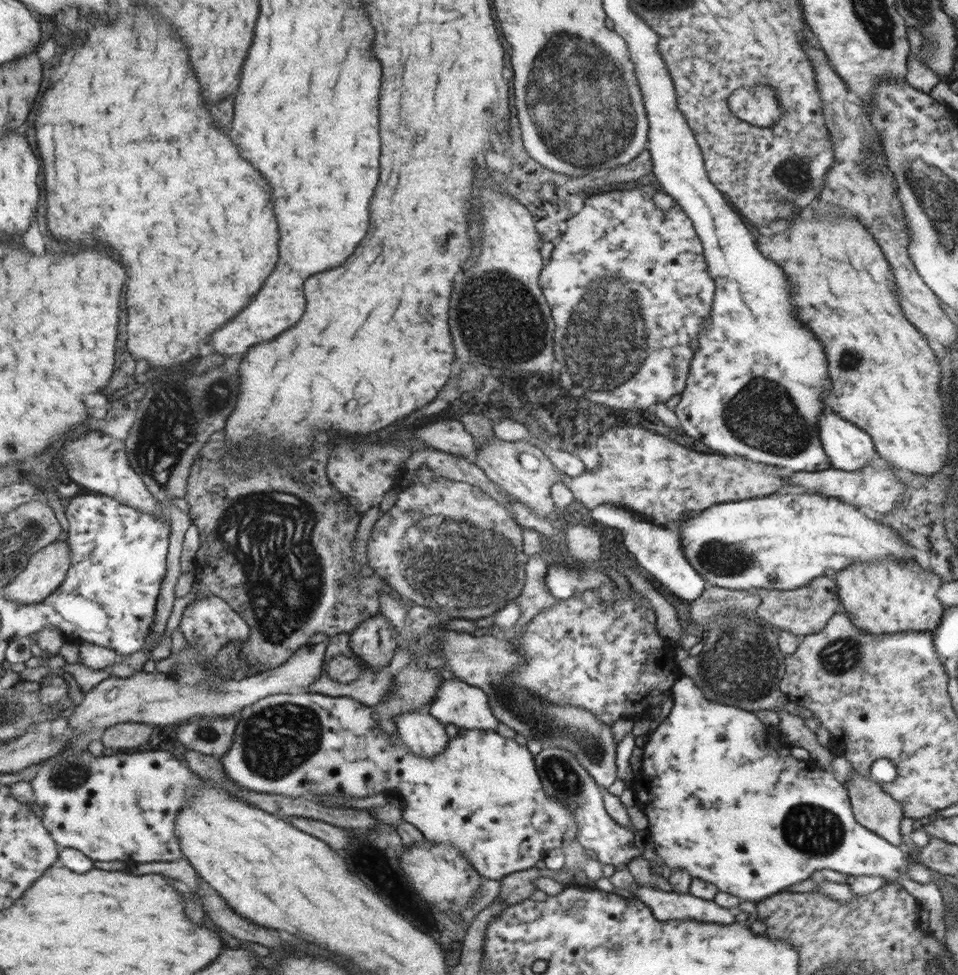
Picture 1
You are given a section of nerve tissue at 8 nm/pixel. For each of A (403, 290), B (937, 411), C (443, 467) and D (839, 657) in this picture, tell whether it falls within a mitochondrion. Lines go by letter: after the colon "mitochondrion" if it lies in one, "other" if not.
A: other
B: mitochondrion
C: other
D: mitochondrion

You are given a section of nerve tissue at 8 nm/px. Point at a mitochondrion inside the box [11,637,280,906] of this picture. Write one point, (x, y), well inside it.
(70, 776)

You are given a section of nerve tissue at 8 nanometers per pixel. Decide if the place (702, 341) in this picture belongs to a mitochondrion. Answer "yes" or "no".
no

